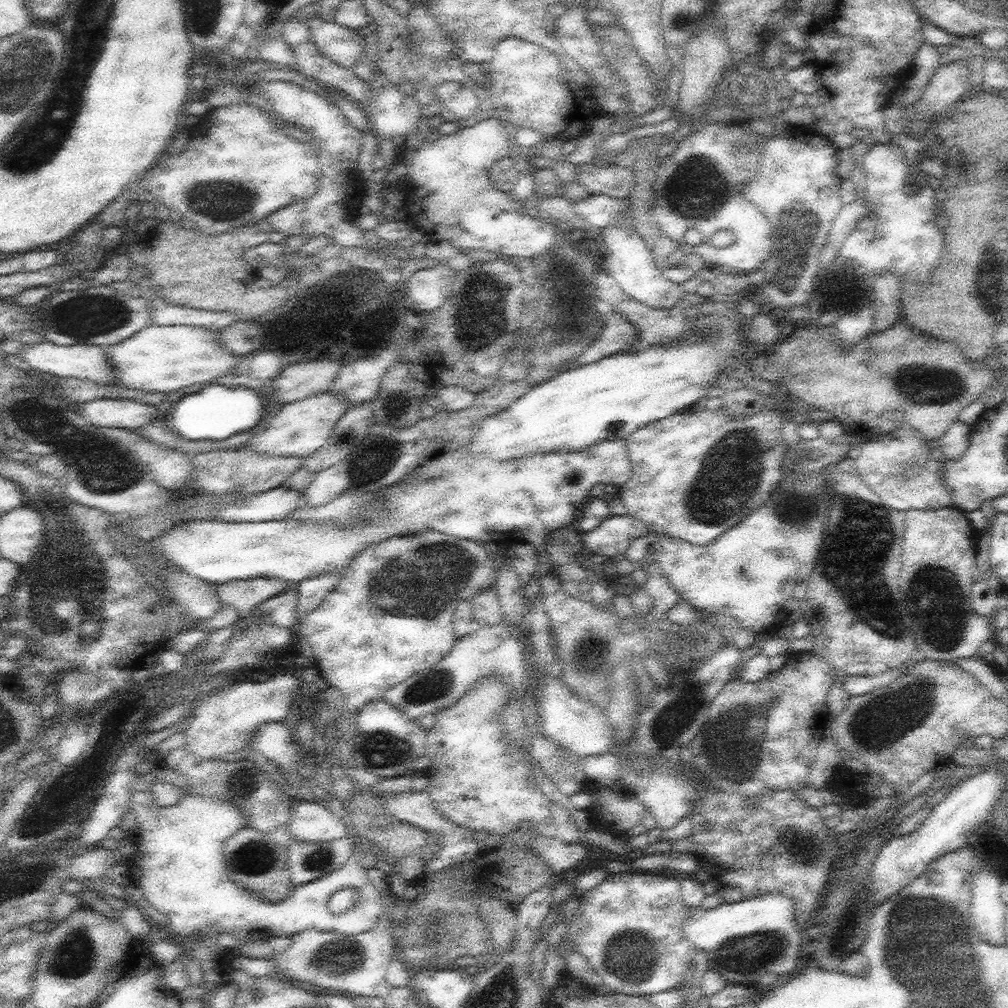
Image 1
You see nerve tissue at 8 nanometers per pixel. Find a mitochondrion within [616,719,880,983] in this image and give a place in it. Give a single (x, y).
(756, 951)

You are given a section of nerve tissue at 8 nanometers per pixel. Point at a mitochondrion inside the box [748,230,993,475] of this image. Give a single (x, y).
(936, 387)

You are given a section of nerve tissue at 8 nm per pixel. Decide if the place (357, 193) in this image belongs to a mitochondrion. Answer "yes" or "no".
no

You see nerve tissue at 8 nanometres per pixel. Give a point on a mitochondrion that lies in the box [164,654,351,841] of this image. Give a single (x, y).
(236, 785)

